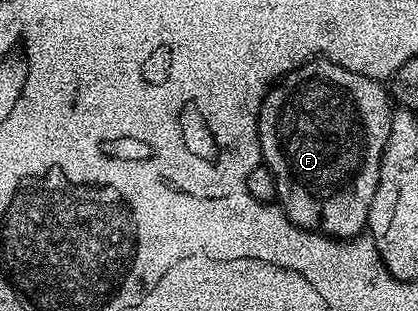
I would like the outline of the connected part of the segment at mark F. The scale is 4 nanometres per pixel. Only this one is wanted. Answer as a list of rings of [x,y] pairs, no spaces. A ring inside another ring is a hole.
[[[325,59],[306,61],[298,69],[286,74],[271,88],[263,99],[262,106],[258,109],[258,142],[262,148],[262,161],[272,171],[272,179],[276,179],[277,204],[293,225],[308,229],[311,233],[325,233],[327,237],[339,239],[353,239],[367,228],[366,220],[370,214],[372,199],[376,195],[376,187],[380,179],[380,163],[386,146],[386,135],[390,130],[391,112],[391,98],[379,82],[364,75],[356,75],[352,71]]]

